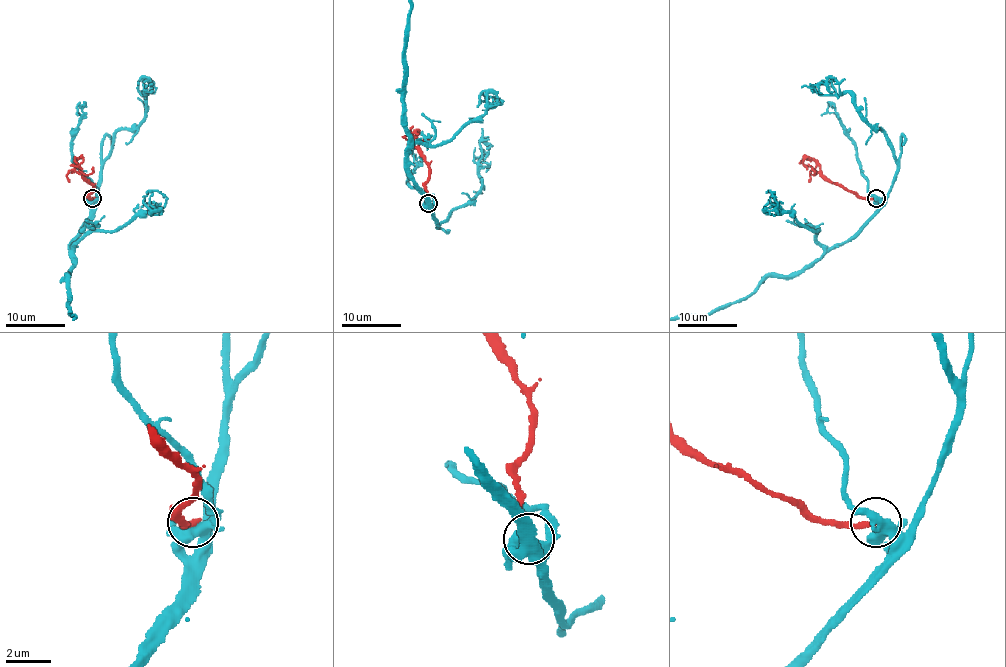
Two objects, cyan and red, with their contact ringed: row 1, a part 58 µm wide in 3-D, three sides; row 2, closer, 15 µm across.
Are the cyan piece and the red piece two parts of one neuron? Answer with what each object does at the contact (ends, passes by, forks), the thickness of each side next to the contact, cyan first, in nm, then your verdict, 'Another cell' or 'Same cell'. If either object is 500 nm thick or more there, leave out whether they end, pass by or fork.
At the ring cyan forks. At the ring red ends. Thickness 440 nm (cyan) against 280 nm. Another cell

